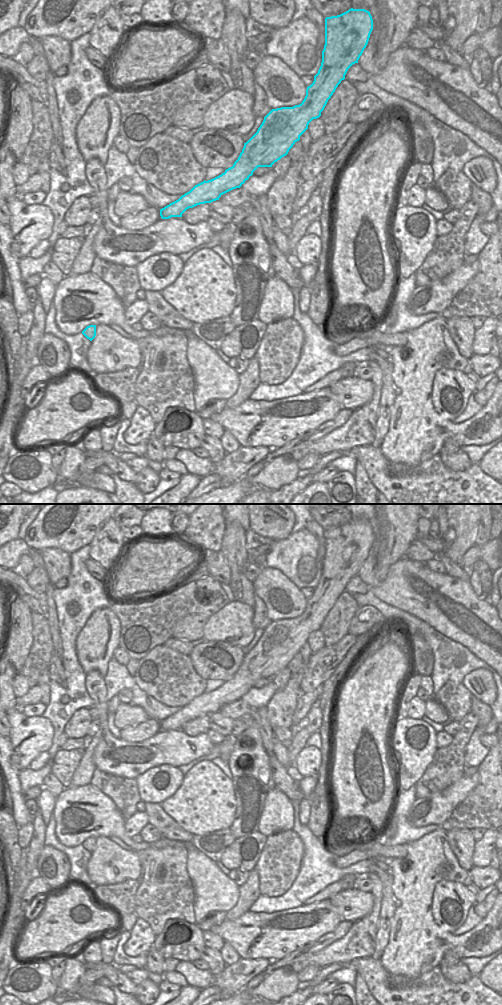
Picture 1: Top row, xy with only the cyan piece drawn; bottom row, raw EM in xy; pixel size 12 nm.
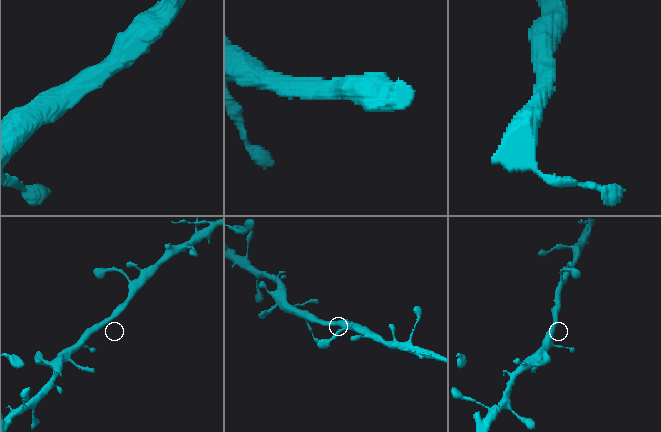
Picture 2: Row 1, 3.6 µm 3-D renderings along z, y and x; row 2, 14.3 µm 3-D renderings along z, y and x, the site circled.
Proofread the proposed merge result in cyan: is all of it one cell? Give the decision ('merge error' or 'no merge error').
no merge error

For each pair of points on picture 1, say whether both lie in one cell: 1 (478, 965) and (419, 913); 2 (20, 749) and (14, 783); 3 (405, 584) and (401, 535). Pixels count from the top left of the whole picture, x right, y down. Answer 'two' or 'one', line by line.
1: two
2: two
3: two

